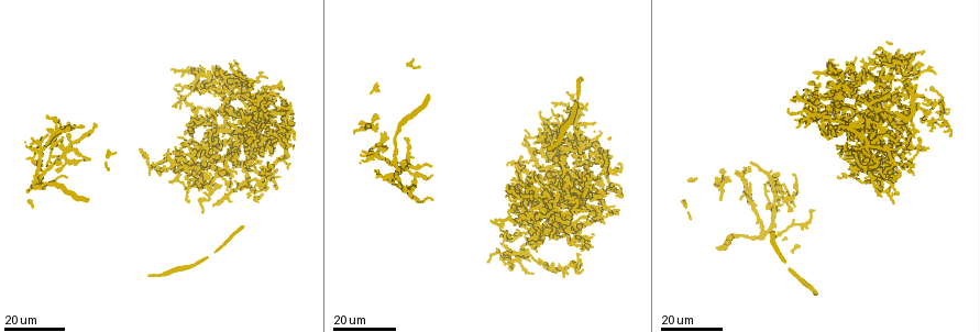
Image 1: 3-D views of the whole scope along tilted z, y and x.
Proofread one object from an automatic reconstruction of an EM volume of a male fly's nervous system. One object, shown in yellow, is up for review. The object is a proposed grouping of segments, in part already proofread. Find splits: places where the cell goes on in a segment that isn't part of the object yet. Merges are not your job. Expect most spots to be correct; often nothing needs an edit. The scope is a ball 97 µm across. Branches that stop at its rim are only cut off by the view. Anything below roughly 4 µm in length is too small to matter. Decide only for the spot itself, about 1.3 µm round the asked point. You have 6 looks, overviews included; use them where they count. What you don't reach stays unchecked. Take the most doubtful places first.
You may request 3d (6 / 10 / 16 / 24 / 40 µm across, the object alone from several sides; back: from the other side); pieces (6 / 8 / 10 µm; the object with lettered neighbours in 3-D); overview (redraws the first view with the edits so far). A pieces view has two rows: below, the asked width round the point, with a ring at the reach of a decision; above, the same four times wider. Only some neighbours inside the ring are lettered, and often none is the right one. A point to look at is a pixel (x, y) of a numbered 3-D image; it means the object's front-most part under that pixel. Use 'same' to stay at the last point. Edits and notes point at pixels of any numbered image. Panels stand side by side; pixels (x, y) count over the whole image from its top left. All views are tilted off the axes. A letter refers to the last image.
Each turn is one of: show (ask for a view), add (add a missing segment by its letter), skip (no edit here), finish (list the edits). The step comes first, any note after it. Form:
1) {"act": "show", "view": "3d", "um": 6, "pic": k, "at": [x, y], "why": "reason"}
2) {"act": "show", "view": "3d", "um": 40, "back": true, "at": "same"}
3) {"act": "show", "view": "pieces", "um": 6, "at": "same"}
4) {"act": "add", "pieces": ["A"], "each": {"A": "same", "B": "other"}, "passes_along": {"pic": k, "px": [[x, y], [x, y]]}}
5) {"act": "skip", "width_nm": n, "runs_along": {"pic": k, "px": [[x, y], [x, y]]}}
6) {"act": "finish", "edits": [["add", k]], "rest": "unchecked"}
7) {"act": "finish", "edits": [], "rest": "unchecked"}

{"act": "show", "view": "3d", "um": 16, "pic": 1, "at": [403, 139], "why": "end of a long branch"}

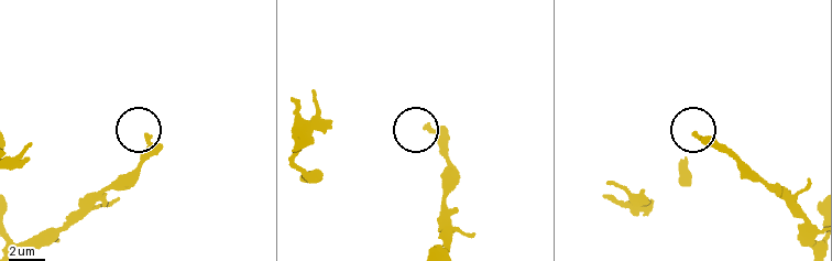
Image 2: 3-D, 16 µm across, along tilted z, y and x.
{"act": "show", "view": "pieces", "um": 8, "pic": 2, "at": [695, 134]}

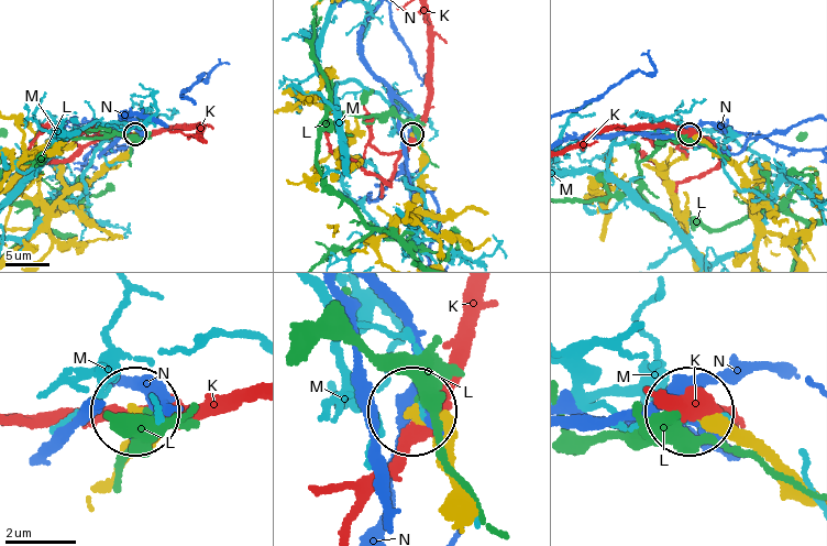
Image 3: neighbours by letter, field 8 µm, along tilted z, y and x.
{"act": "skip", "width_nm": 250, "each": {"K": "other", "L": "other", "M": "other", "N": "other"}, "runs_along": {"pic": 3, "px": [[458, 489], [448, 441], [414, 412]]}, "found": "no lettered segment goes on from it"}

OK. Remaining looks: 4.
{"act": "show", "view": "3d", "um": 24, "pic": 1, "at": [512, 183], "why": "long arm stops here"}

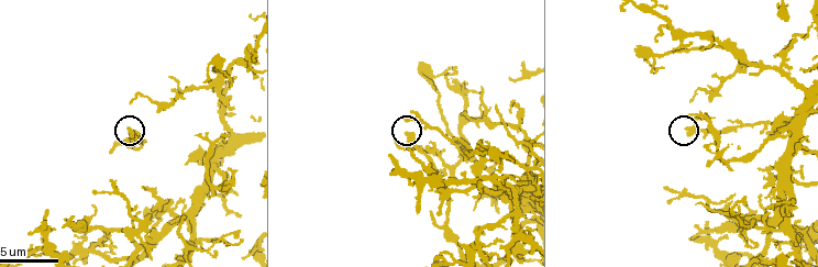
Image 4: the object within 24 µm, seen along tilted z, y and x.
{"act": "show", "view": "pieces", "um": 8, "pic": 4, "at": [407, 134]}

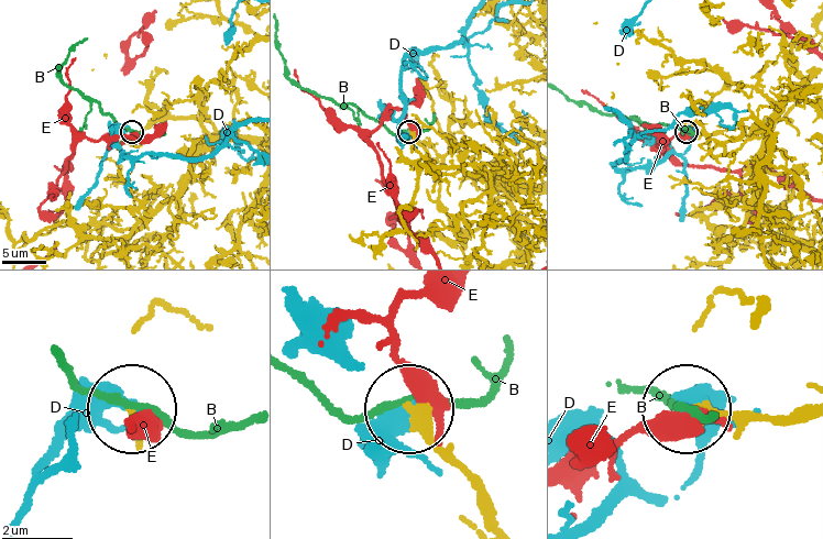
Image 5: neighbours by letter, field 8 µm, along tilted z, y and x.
{"act": "skip", "each": {"B": "other", "D": "other", "E": "other"}, "runs_along": {"pic": 5, "px": [[496, 527], [464, 468], [414, 416]]}, "found": "none of them fits"}

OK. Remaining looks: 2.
{"act": "show", "view": "3d", "um": 16, "pic": 1, "at": [584, 211], "why": "free end"}

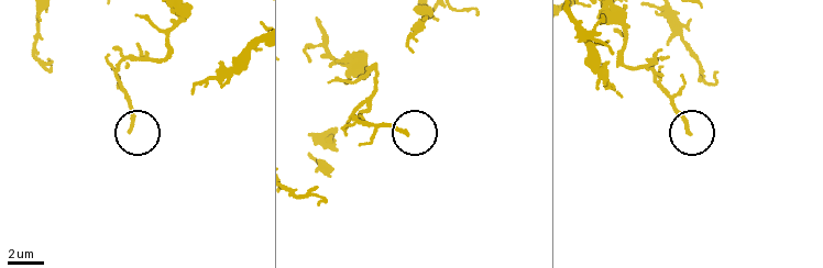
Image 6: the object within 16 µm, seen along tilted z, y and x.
{"act": "show", "view": "pieces", "um": 6, "pic": 6, "at": [130, 132]}

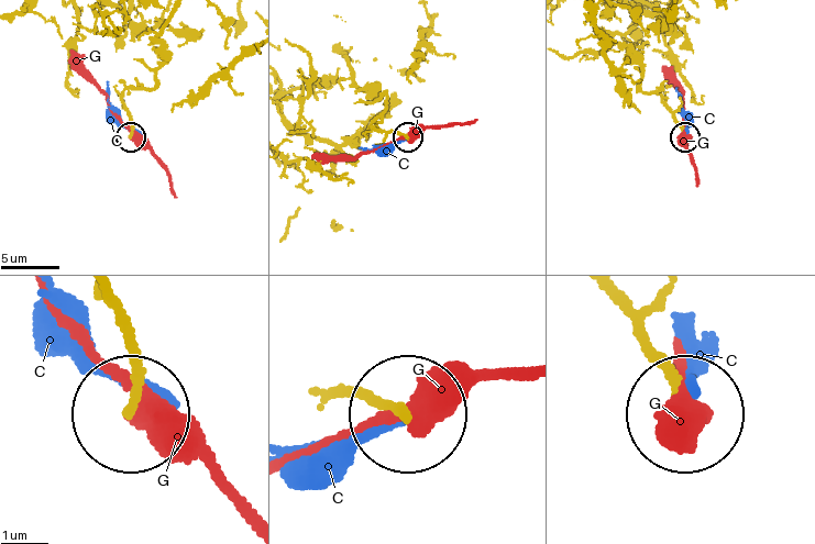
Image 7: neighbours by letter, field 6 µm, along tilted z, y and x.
{"act": "skip", "width_nm": 200, "each": {"C": "other", "G": "other"}, "runs_along": {"pic": 7, "px": [[336, 390], [402, 410]]}, "found": "no lettered segment goes on from it"}

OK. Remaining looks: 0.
{"act": "finish", "edits": [], "rest": "unchecked"}

